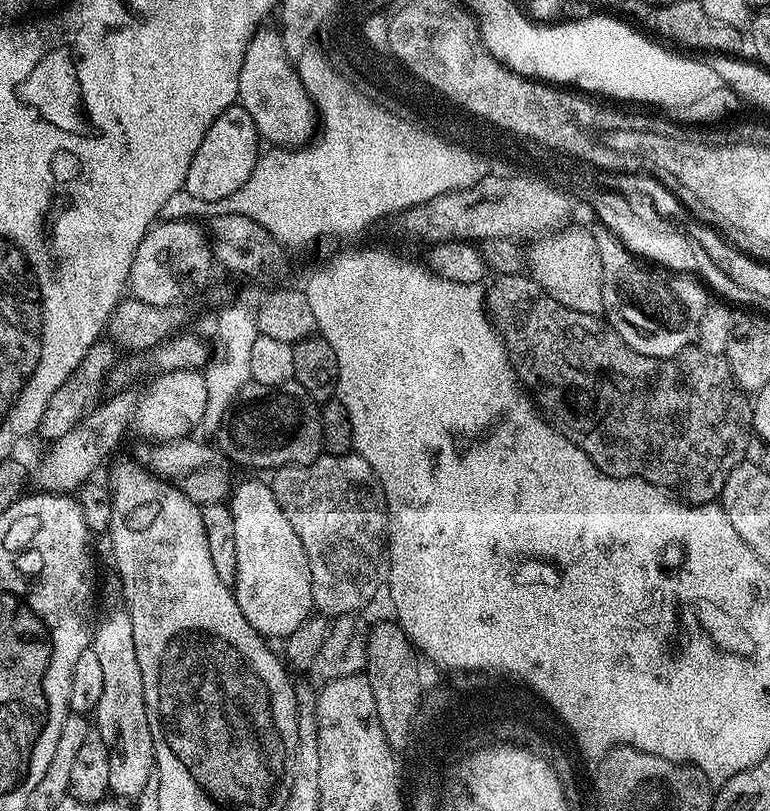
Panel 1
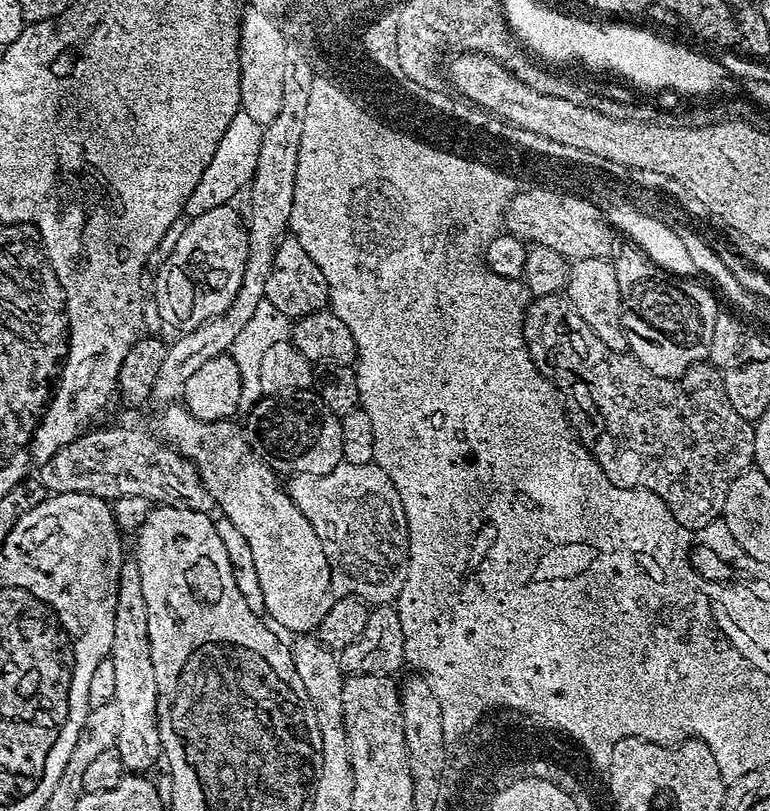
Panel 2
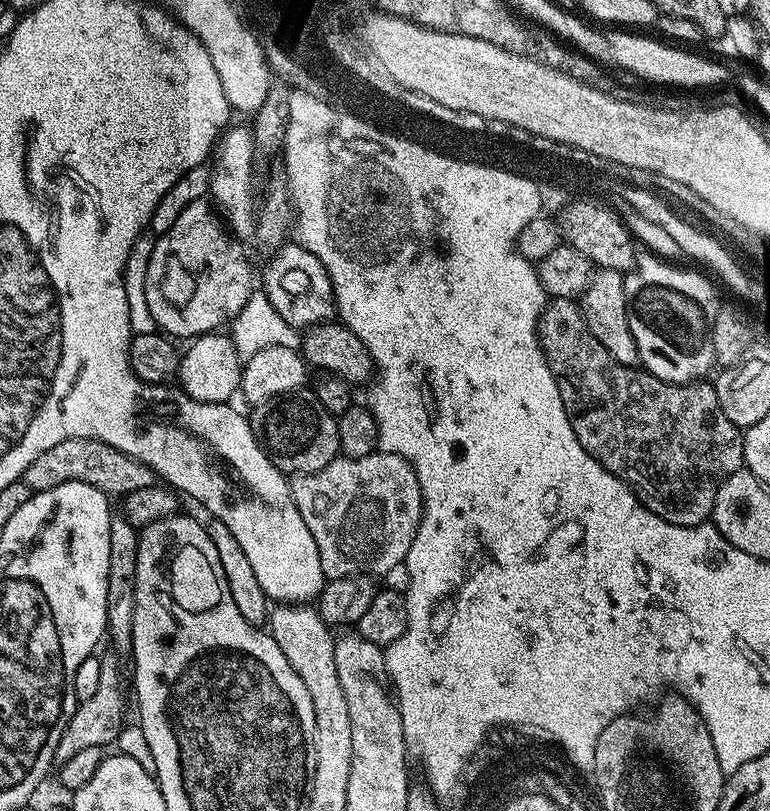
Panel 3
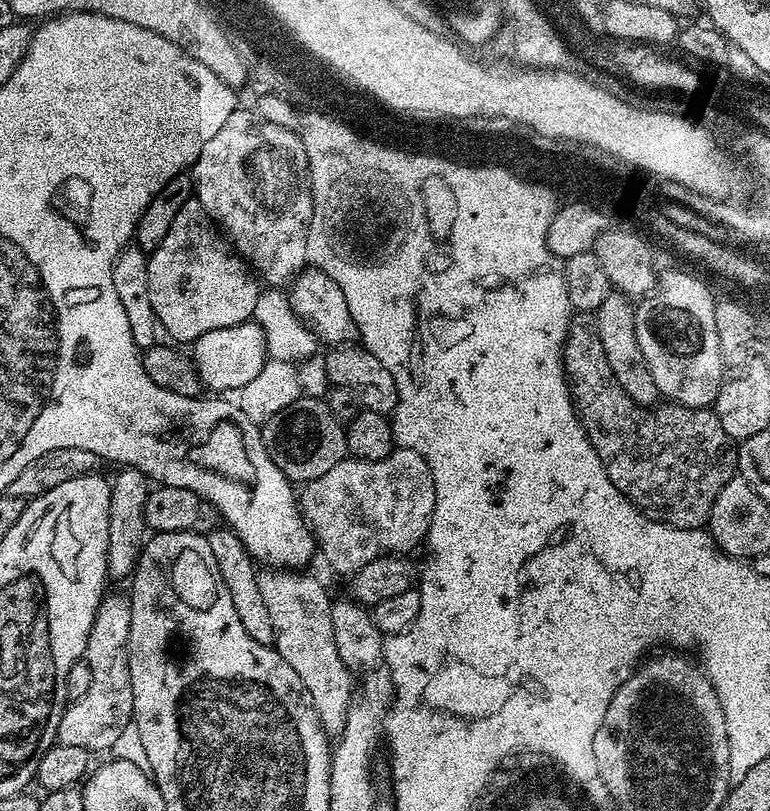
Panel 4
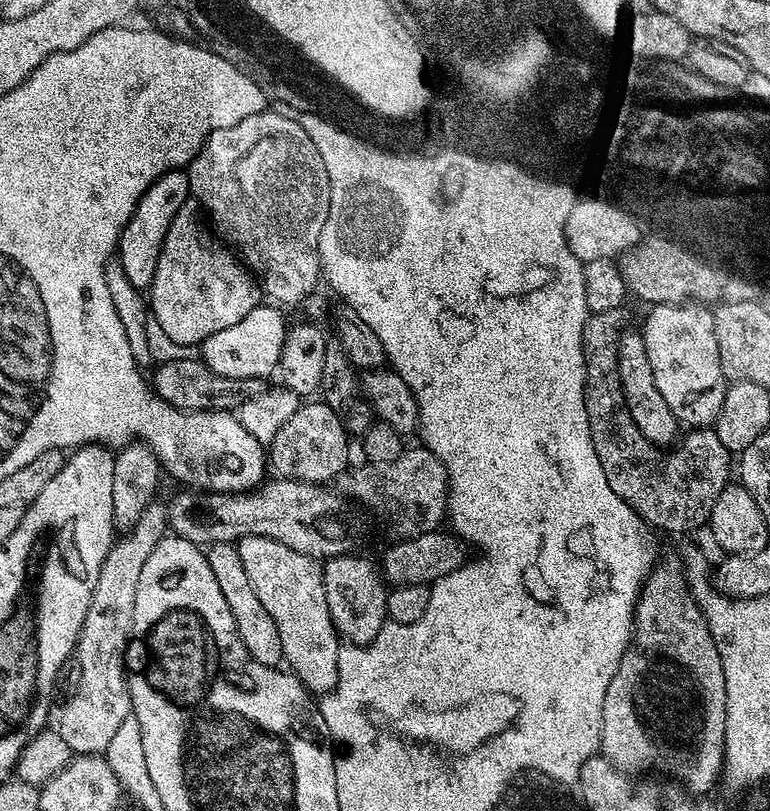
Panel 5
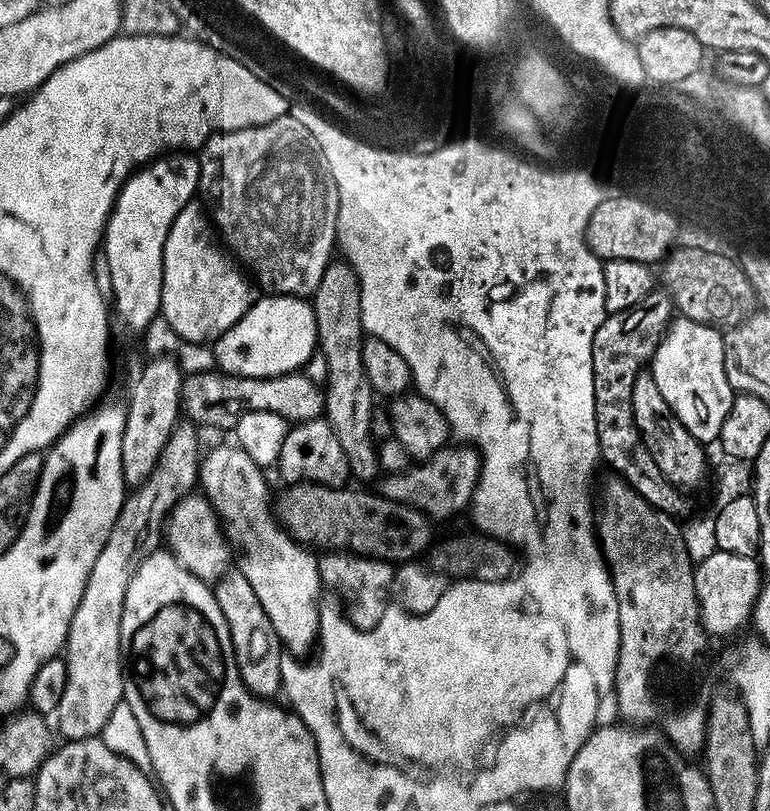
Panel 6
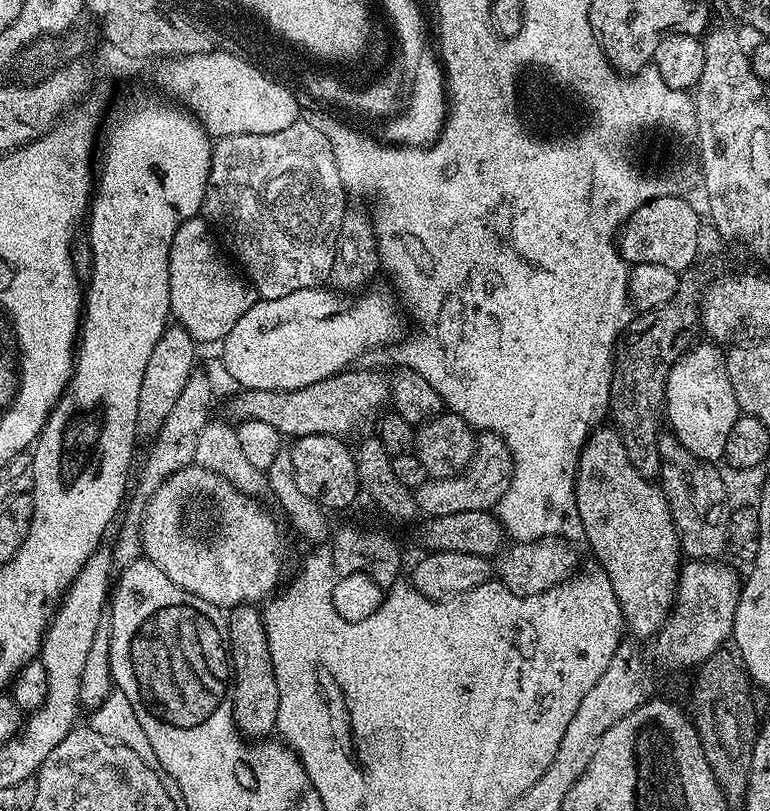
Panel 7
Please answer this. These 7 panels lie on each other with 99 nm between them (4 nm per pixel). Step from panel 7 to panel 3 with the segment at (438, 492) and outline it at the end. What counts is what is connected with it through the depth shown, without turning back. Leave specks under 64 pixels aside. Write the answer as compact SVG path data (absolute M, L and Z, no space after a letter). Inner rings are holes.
M379 450L366 458L341 455L317 472L293 475L292 497L306 530L314 534L318 558L328 580L347 576L381 578L403 565L424 517L416 471L402 457Z

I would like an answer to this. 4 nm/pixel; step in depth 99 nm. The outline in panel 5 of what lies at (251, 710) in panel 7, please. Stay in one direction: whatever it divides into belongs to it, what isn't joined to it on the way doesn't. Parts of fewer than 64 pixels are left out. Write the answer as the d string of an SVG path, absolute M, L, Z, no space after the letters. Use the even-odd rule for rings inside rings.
M235 543L214 544L207 549L210 571L222 590L222 598L226 598L226 606L230 606L230 614L234 614L234 626L238 630L238 638L242 638L242 646L246 646L248 654L263 664L279 665L283 661L282 638L278 634L278 626L274 618L258 602L258 594L254 594L254 586L250 586L250 577L242 567L242 558L238 554Z

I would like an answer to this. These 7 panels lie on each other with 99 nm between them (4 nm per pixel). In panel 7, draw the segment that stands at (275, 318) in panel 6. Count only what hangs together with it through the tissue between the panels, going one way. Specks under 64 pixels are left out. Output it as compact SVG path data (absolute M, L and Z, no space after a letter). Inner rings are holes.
M321 286L294 290L294 294L286 294L286 298L257 299L256 305L246 310L246 314L242 314L238 322L234 322L234 330L230 330L230 334L223 338L222 359L230 376L244 390L292 391L322 382L345 369L351 369L363 352L386 343L396 332L396 324L392 321L392 304L388 301L387 294L370 291L341 294L339 291Z

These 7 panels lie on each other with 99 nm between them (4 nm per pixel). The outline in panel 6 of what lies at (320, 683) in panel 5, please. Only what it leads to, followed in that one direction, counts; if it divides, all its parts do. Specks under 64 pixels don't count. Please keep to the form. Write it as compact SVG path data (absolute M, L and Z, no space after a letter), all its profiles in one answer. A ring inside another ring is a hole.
M229 442L216 444L203 453L198 484L218 513L238 553L238 571L254 586L254 594L258 594L258 602L262 602L262 610L266 610L281 645L292 651L289 653L308 654L317 647L320 634L320 566L317 557L276 519L274 496L268 493L264 476L265 469L257 466L246 450Z

